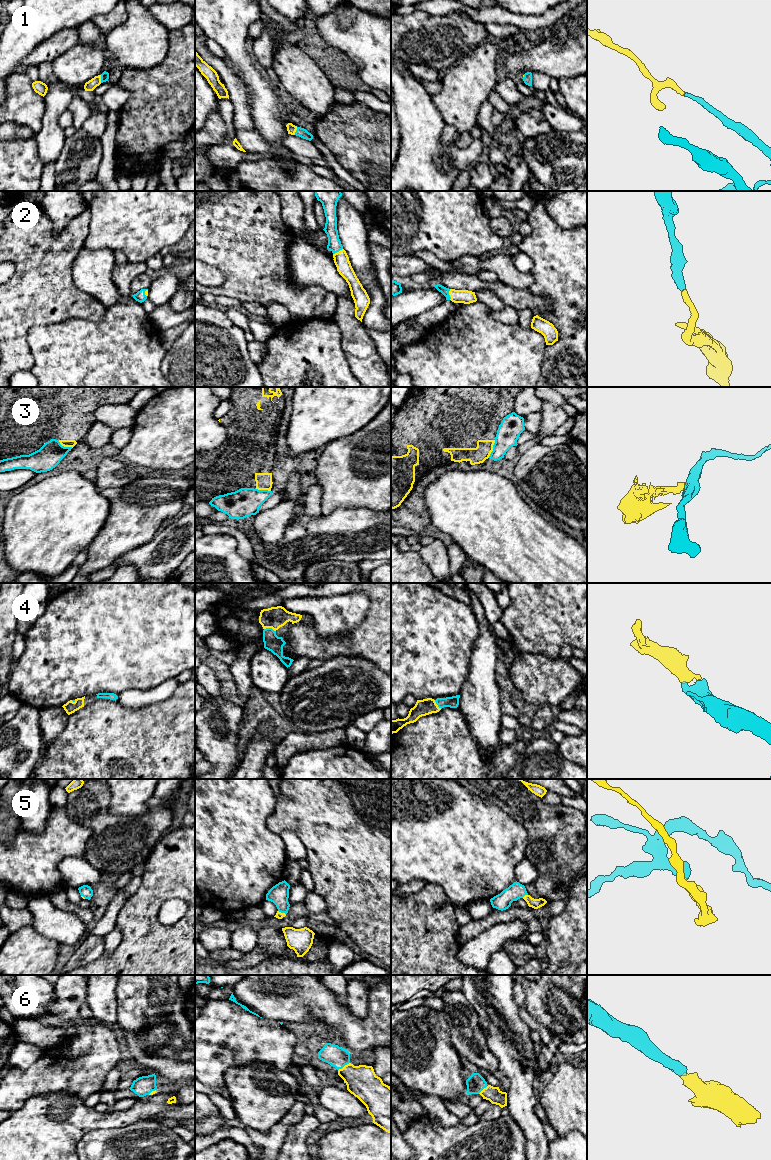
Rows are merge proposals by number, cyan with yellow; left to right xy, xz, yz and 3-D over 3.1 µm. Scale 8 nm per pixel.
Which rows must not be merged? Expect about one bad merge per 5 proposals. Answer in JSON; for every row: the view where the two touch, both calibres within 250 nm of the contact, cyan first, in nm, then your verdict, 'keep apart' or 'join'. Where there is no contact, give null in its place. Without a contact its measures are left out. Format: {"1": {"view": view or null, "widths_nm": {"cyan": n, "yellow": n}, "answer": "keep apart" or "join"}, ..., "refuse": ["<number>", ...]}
{"1": {"view": "xy", "widths_nm": {"cyan": 60, "yellow": 80}, "answer": "join"}, "2": {"view": "yz", "widths_nm": {"cyan": 60, "yellow": 110}, "answer": "join"}, "3": {"view": "yz", "widths_nm": {"cyan": 180, "yellow": 130}, "answer": "keep apart"}, "4": {"view": "xz", "widths_nm": {"cyan": 140, "yellow": 180}, "answer": "join"}, "5": {"view": "yz", "widths_nm": {"cyan": 140, "yellow": 80}, "answer": "join"}, "6": {"view": "xz", "widths_nm": {"cyan": 170, "yellow": 240}, "answer": "join"}, "refuse": ["3"]}

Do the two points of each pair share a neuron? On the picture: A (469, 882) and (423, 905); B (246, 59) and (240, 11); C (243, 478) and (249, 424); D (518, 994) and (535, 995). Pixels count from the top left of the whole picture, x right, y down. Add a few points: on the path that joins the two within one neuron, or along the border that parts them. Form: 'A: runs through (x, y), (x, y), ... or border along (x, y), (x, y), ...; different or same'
A: border along (427, 883), (437, 883), (446, 895); different
B: runs through (240, 47), (240, 23); same
C: runs through (243, 465), (249, 453), (249, 437); same
D: border along (521, 985), (524, 994), (524, 1005); different

